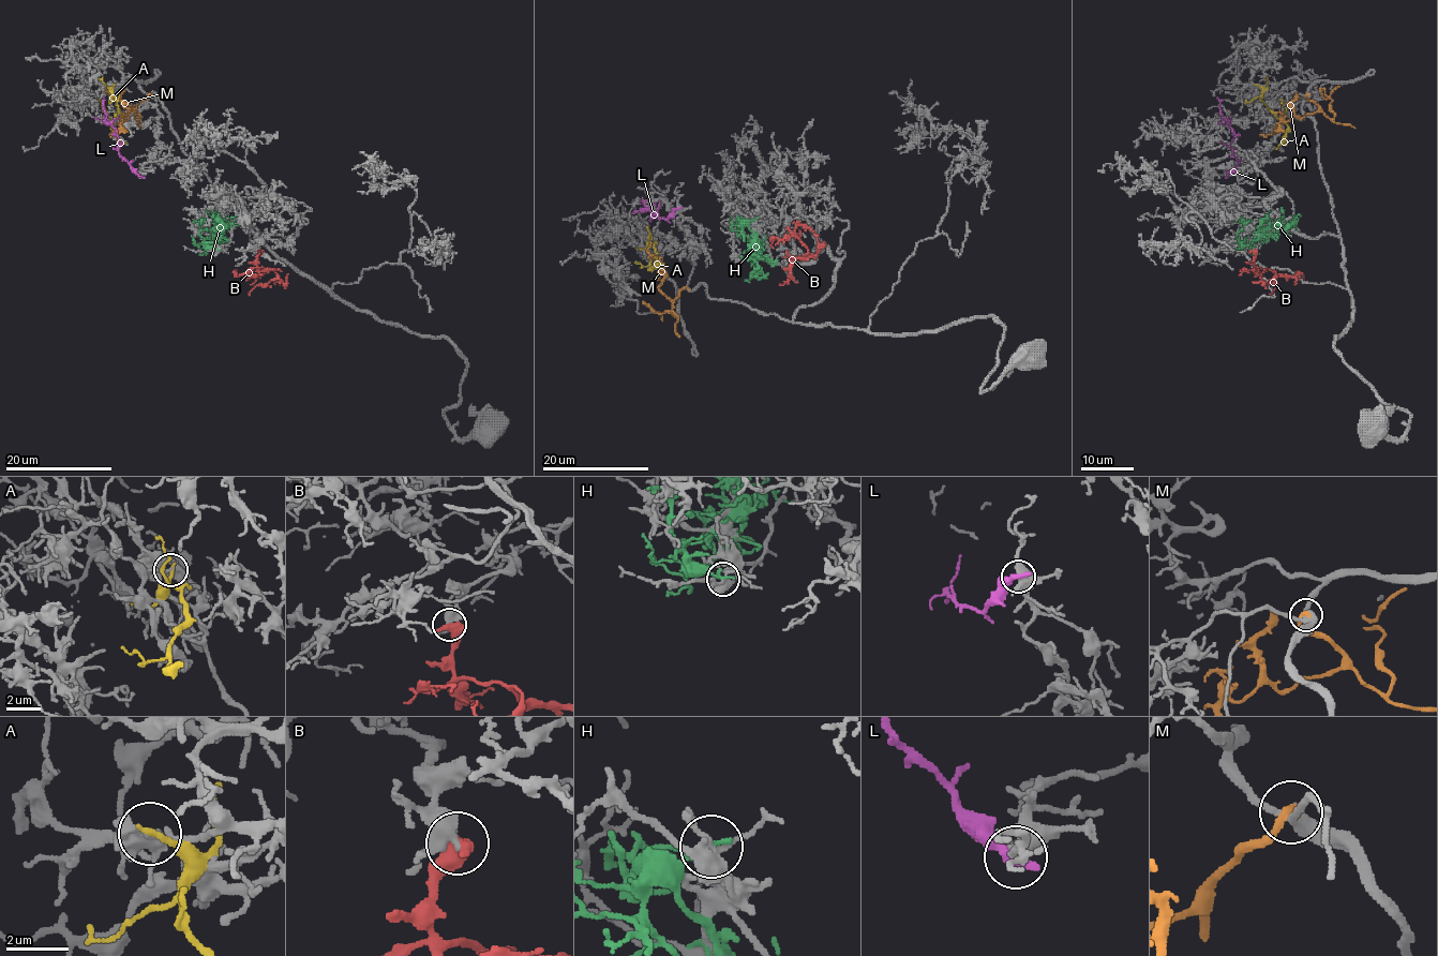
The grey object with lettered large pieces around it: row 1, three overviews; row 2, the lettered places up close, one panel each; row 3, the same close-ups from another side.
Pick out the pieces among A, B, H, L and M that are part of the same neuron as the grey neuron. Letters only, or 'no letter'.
M

